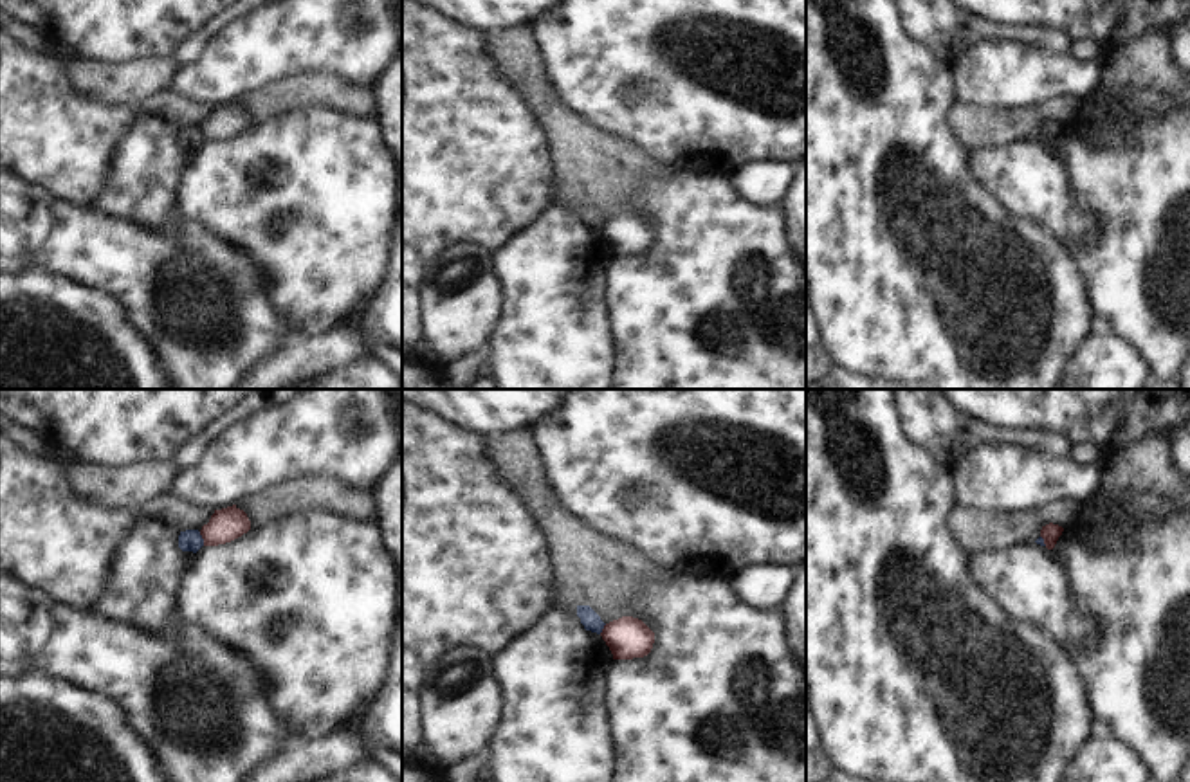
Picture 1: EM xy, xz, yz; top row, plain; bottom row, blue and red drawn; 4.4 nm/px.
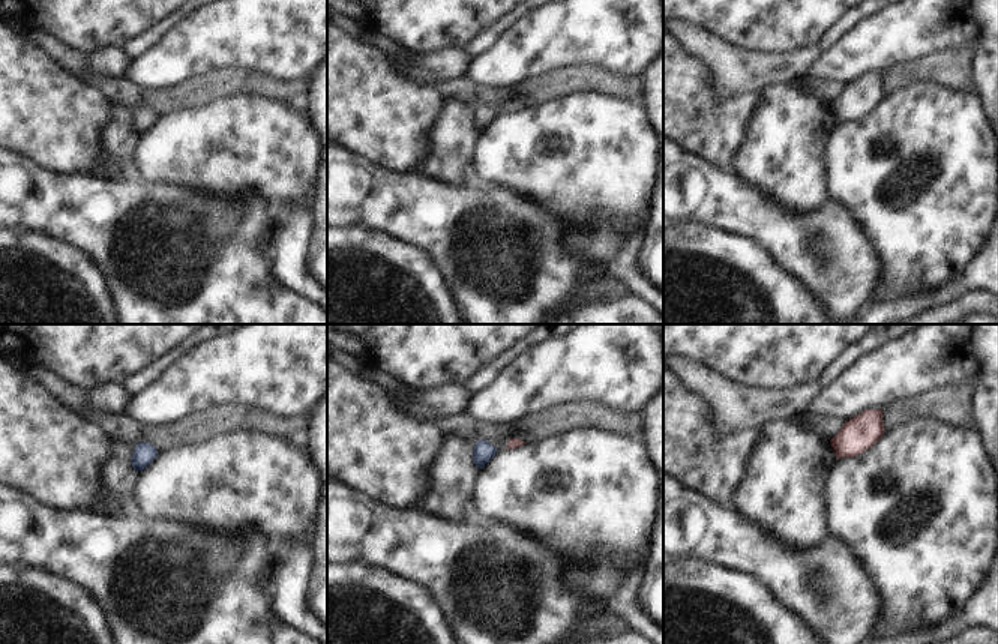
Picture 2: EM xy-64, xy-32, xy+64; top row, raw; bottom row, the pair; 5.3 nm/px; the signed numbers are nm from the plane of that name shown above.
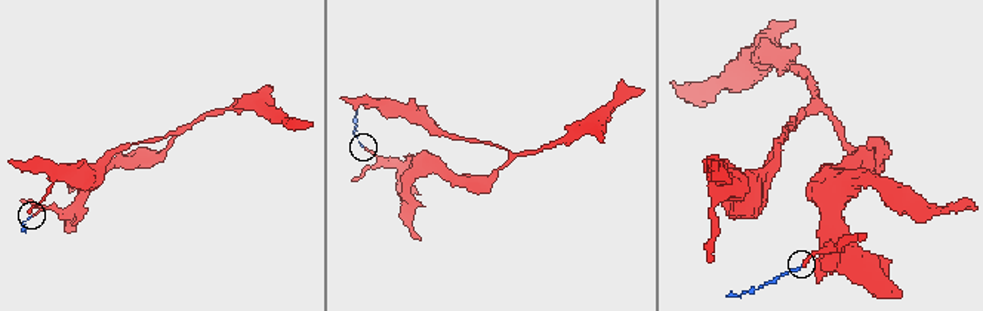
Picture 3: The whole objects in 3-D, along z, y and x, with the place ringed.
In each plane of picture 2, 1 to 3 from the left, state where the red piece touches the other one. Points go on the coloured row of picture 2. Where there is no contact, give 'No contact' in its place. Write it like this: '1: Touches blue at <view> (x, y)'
1: No contact
2: No contact
3: No contact.

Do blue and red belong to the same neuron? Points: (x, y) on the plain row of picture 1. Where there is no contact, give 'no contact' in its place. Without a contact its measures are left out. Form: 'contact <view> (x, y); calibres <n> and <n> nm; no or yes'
contact xy (202, 136); calibres 100 and 150 nm; no

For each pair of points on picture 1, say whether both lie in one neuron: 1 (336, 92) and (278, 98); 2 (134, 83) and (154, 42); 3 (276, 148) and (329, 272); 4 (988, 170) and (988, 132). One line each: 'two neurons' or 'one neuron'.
1: one neuron
2: two neurons
3: one neuron
4: two neurons

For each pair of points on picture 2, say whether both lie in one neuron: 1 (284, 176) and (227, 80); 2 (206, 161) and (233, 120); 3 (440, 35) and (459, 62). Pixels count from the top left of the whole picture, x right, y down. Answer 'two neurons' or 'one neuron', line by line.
1: two neurons
2: one neuron
3: two neurons

